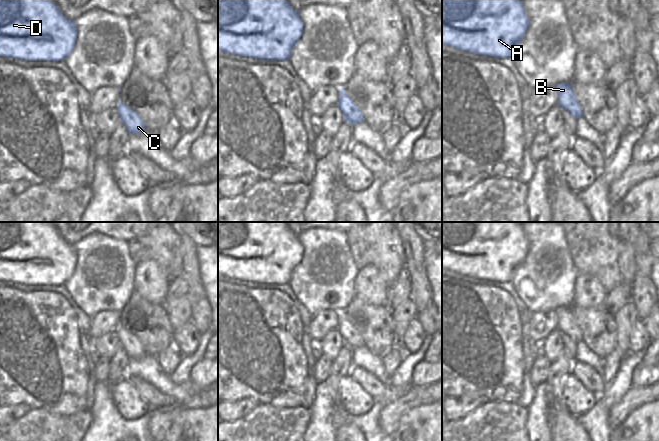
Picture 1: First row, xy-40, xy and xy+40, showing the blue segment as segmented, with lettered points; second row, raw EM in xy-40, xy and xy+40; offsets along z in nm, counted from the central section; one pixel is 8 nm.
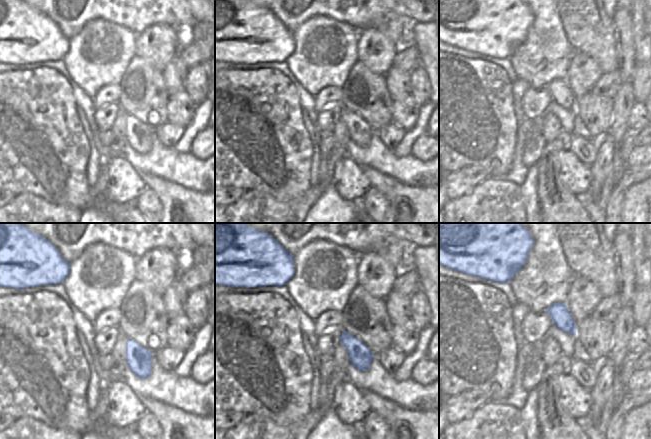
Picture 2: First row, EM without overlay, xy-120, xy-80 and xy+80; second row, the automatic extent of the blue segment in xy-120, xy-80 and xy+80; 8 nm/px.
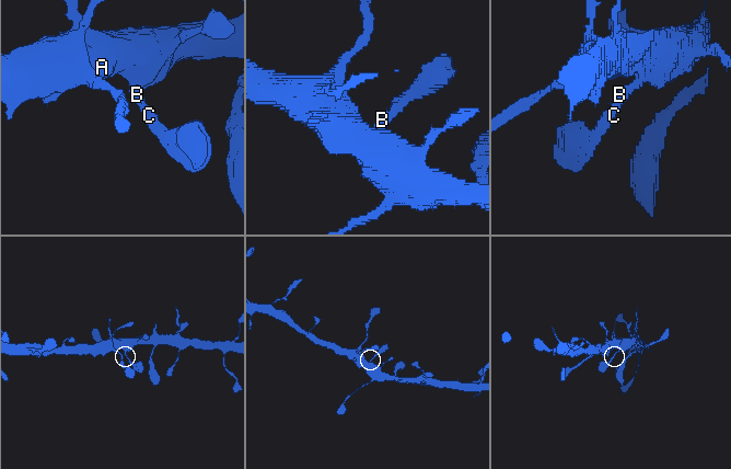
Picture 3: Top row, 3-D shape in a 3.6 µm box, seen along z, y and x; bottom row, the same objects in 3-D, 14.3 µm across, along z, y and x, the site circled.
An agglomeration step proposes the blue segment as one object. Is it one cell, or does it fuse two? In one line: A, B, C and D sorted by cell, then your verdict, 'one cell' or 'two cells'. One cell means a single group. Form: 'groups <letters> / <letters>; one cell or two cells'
groups A B C D; one cell

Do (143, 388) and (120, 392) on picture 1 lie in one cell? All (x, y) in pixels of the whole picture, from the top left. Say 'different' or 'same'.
different

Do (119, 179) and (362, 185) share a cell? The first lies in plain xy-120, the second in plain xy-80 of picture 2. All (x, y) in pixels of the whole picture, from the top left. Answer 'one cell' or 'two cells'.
one cell

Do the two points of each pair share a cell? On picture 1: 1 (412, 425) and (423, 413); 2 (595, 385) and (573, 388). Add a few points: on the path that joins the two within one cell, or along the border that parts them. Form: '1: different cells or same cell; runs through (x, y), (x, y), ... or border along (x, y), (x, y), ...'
1: same cell; runs through (415, 422), (421, 416)
2: different cells; border along (572, 374), (596, 398)

